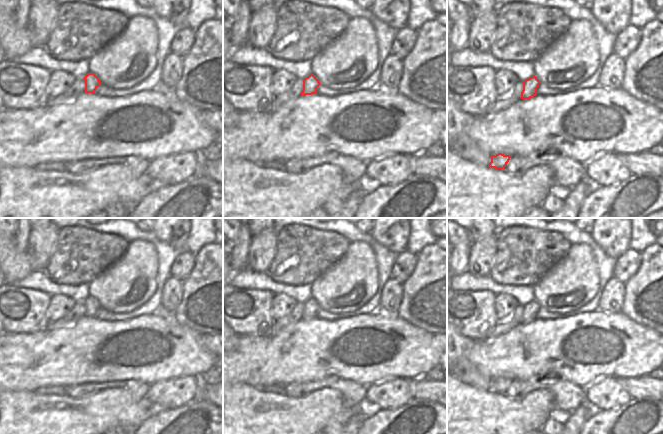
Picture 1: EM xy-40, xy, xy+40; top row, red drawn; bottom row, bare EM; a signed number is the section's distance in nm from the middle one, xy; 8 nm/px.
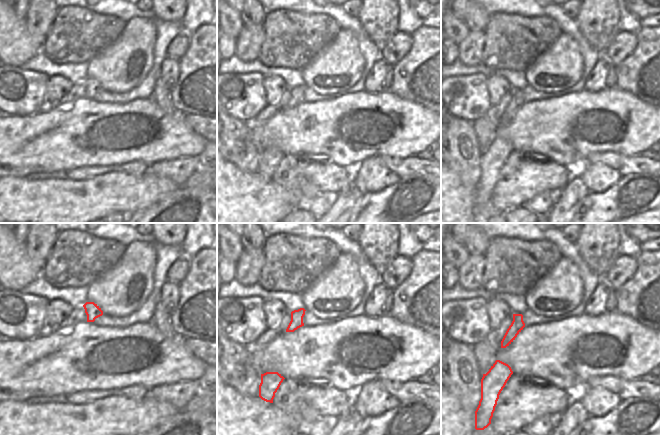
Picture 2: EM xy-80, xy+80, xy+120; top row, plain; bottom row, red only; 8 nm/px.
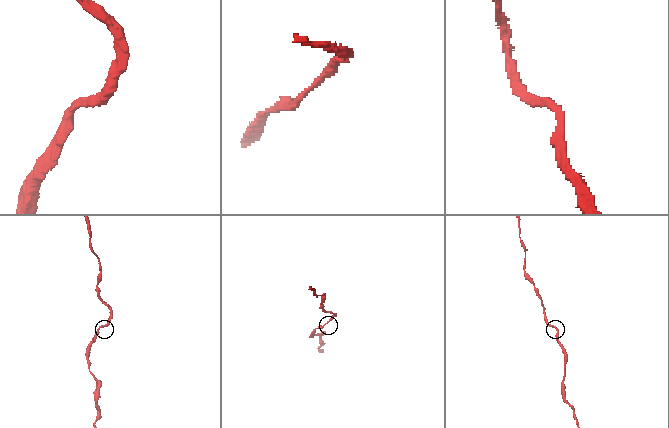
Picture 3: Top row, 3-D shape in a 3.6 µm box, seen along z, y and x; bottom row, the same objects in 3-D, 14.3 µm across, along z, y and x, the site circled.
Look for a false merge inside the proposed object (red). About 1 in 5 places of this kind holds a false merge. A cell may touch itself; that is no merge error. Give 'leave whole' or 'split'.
leave whole

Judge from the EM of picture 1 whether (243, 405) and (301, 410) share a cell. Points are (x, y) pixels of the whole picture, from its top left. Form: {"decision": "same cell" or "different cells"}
{"decision": "same cell"}

